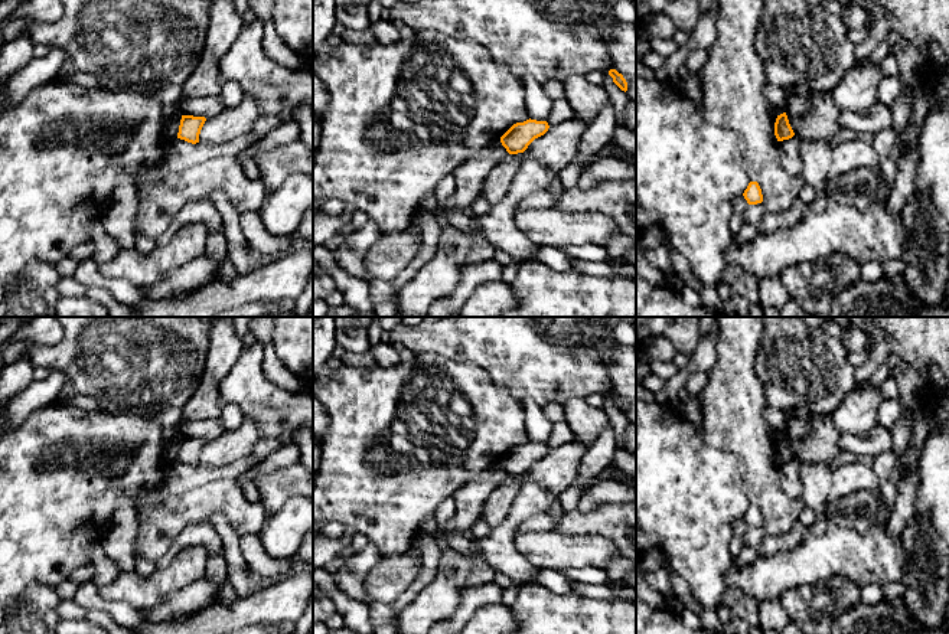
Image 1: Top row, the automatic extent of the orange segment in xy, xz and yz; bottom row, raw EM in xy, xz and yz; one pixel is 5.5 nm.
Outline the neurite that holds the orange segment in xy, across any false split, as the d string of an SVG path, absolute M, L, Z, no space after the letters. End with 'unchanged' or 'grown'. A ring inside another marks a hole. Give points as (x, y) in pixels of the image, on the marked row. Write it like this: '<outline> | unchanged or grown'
M182 115L177 138L192 144L199 143L199 134L205 121L205 117Z | unchanged

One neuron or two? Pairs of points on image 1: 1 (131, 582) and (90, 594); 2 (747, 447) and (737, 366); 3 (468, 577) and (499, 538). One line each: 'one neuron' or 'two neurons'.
1: two neurons
2: one neuron
3: two neurons

